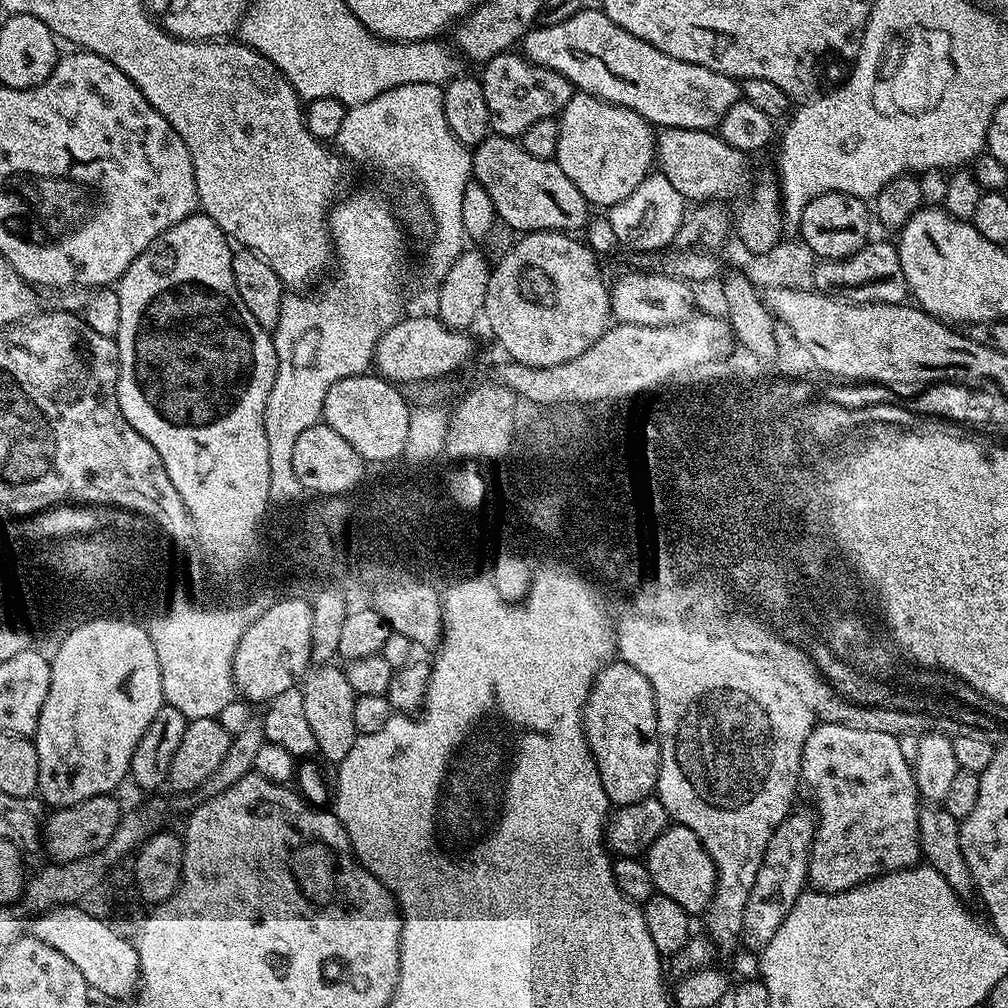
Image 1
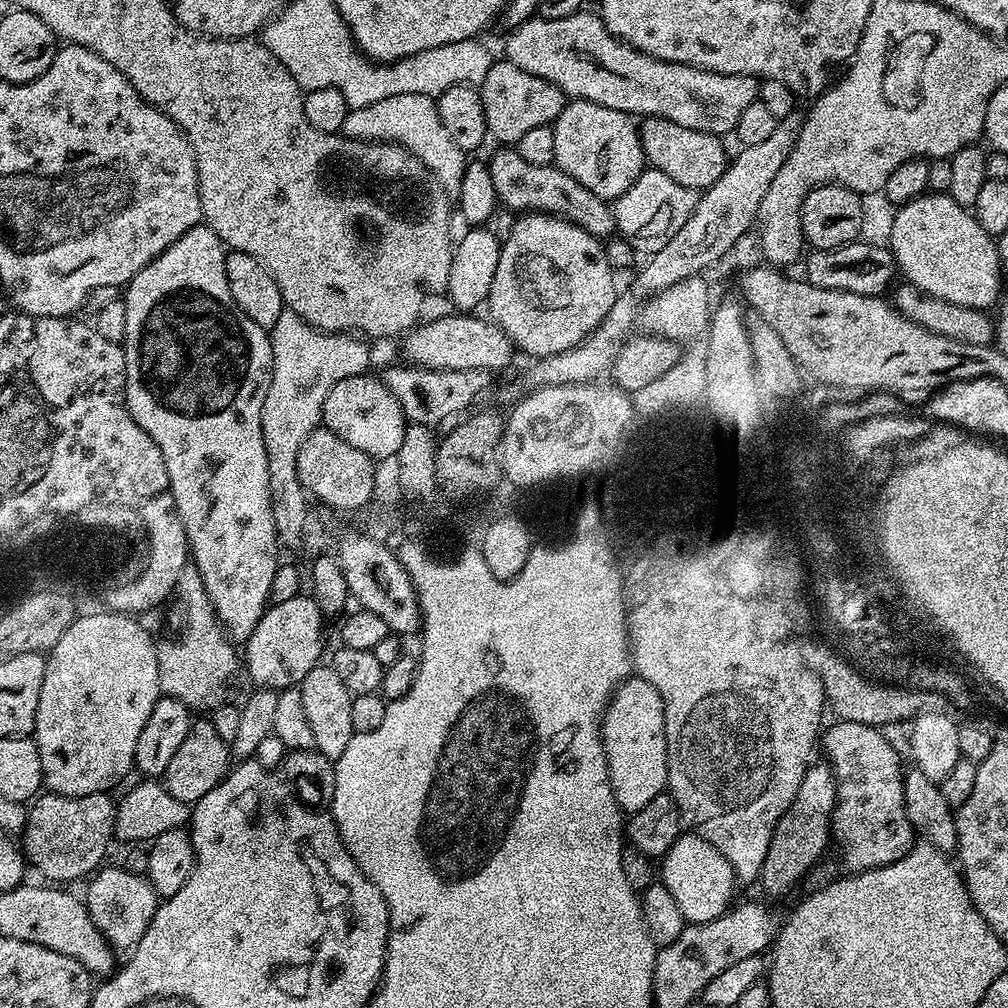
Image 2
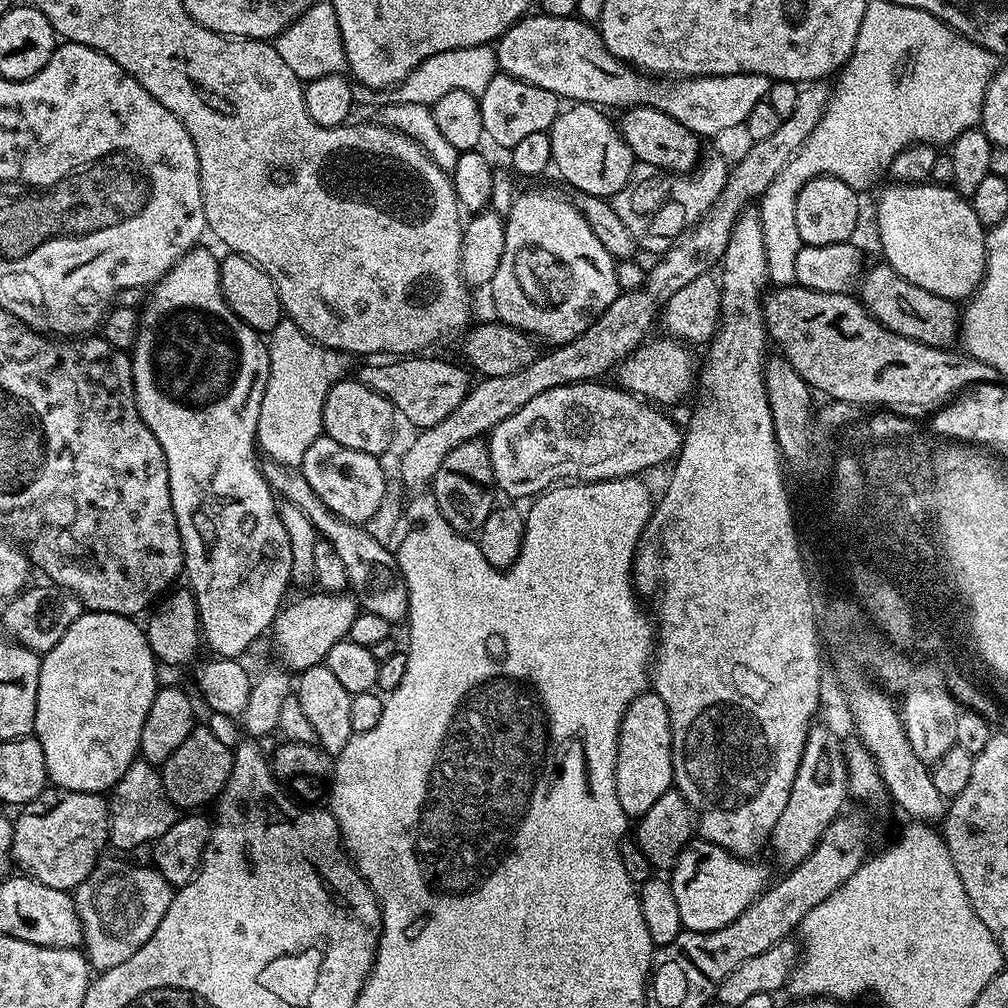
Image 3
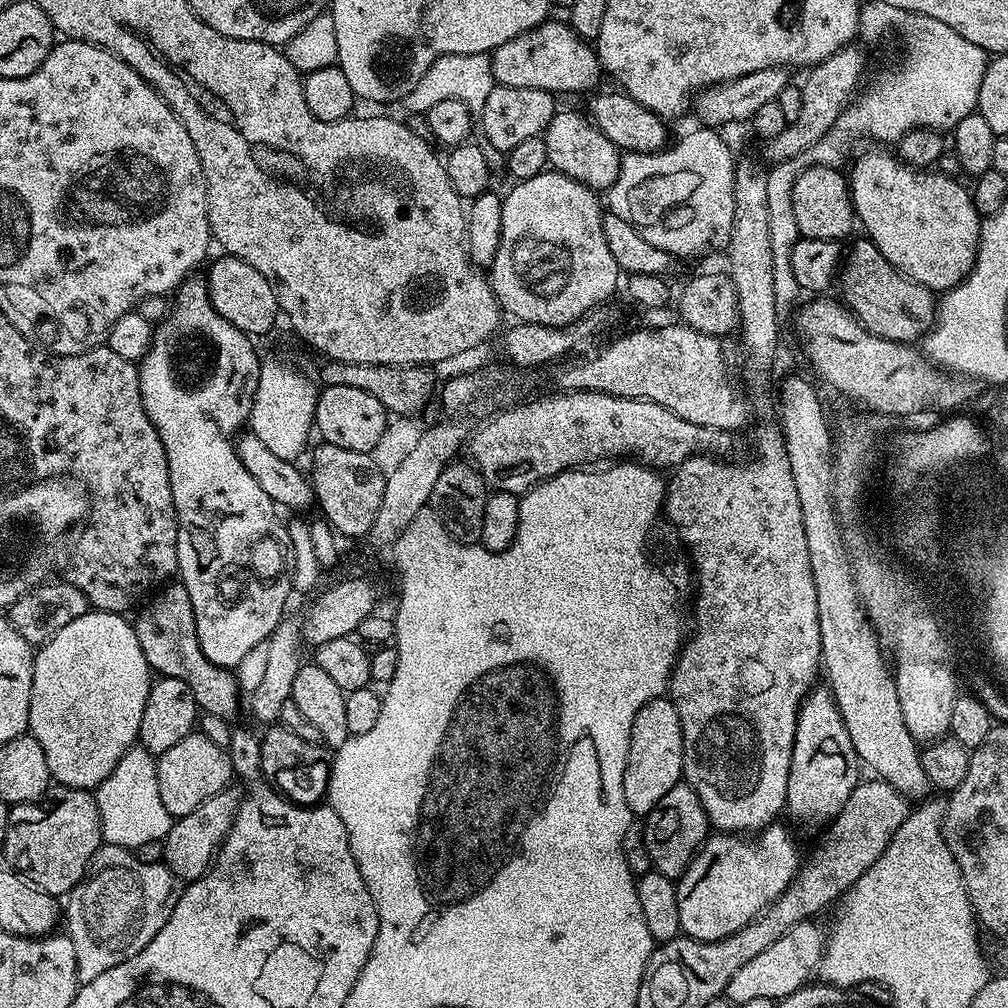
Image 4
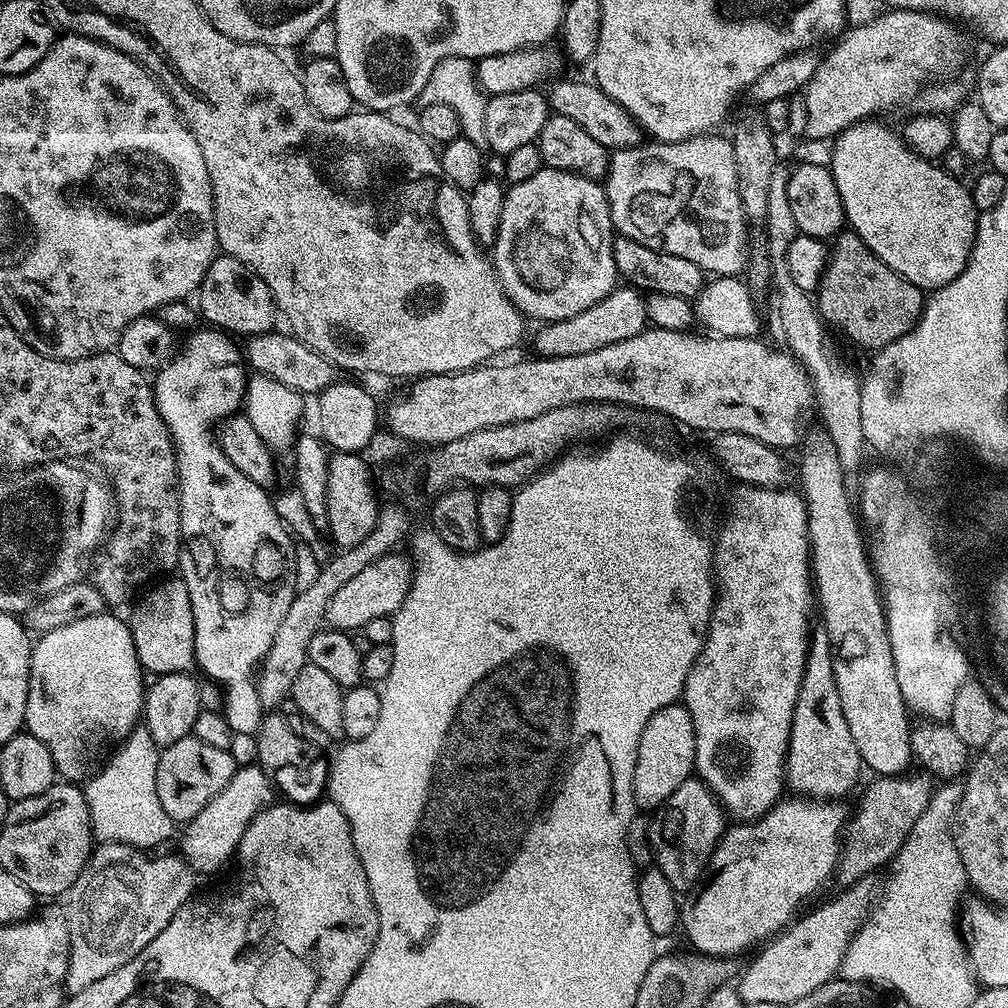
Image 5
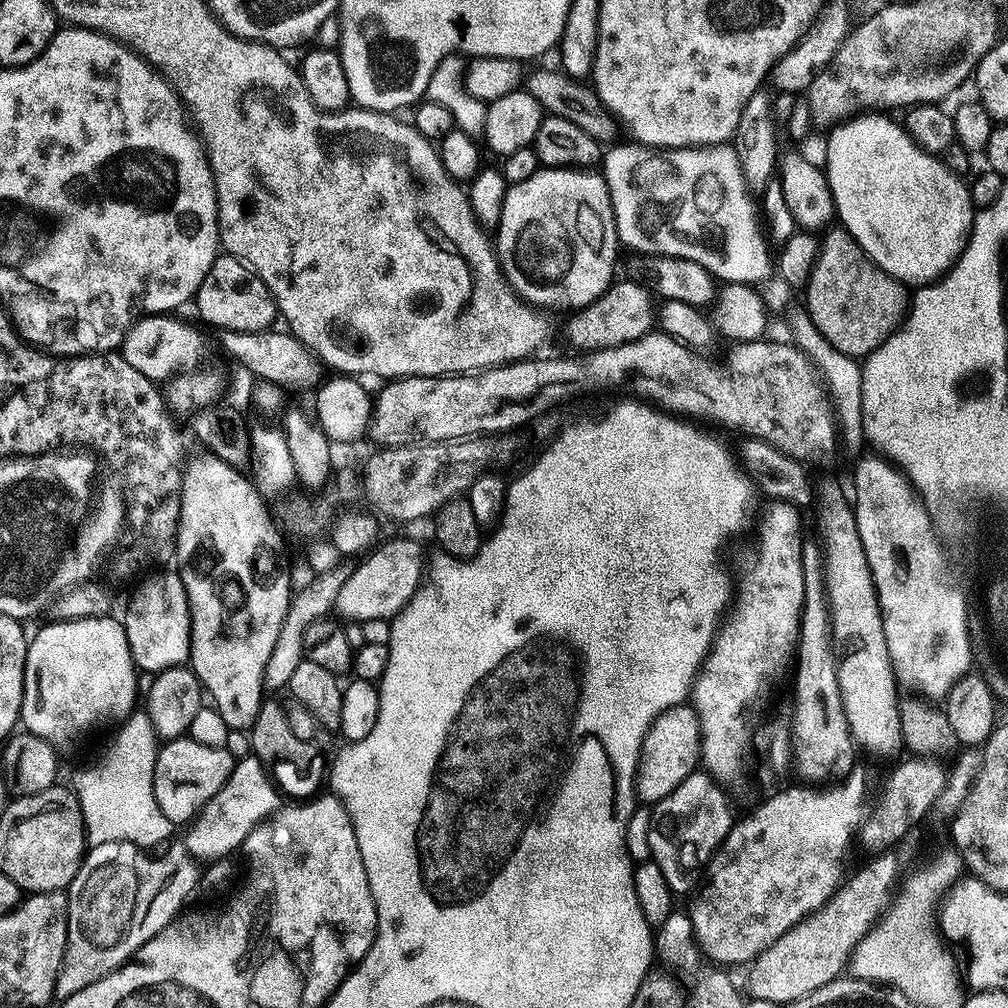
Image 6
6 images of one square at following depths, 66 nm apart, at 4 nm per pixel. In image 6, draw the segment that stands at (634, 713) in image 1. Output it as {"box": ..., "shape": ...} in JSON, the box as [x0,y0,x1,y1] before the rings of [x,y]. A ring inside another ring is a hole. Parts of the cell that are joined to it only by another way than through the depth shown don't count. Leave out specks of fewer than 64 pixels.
{"box":[636,702,704,806],"shape":[[[685,702],[667,708],[655,720],[642,742],[640,761],[636,767],[636,795],[645,805],[651,806],[666,798],[670,790],[674,790],[702,764],[704,751],[704,735],[700,725],[700,716],[691,703]]]}

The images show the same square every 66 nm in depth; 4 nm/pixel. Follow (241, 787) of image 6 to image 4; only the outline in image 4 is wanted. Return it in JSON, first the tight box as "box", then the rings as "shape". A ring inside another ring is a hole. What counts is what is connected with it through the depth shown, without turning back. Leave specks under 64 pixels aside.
{"box":[162,786,241,882],"shape":[[[235,786],[223,788],[214,798],[206,798],[198,810],[190,810],[190,814],[179,817],[173,823],[172,829],[162,841],[164,847],[163,863],[181,882],[191,882],[204,875],[212,867],[221,844],[228,836],[232,823],[236,821],[236,811],[240,808],[241,789]]]}

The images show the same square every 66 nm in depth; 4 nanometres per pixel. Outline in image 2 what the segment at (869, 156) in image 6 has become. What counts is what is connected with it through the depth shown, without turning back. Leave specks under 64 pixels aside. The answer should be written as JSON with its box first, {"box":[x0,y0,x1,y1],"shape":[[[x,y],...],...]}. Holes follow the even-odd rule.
{"box":[890,194,1002,310],"shape":[[[925,194],[923,196],[916,196],[908,204],[901,204],[895,209],[896,217],[892,220],[892,241],[890,247],[893,256],[896,257],[897,269],[902,273],[903,279],[907,283],[913,284],[916,288],[921,288],[927,296],[934,298],[942,298],[951,304],[958,306],[966,306],[967,308],[979,308],[981,310],[988,310],[999,301],[1002,285],[1002,273],[1000,271],[1000,250],[997,241],[990,234],[986,234],[986,230],[982,230],[982,226],[978,226],[975,215],[969,209],[958,206],[958,202],[954,202],[954,198],[947,194]]]}

